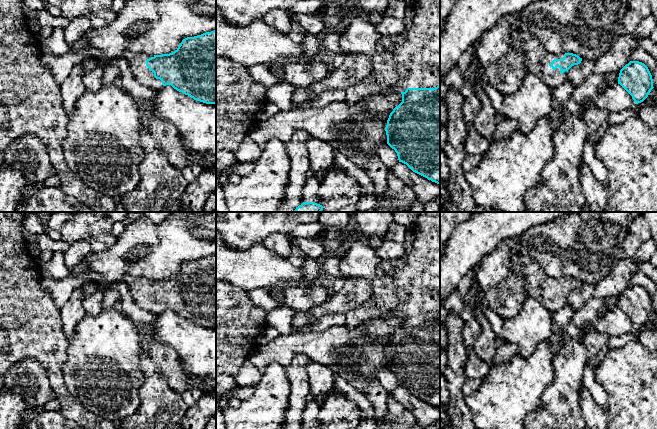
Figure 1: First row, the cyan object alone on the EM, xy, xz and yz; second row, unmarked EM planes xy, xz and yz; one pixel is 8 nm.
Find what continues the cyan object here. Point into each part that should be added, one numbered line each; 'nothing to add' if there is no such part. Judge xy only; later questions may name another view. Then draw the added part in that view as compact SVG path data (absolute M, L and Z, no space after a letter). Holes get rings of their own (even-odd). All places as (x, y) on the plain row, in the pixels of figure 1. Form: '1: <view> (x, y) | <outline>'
1: xy (137, 285) | M125 277L124 281L127 283L138 306L157 314L163 311L161 304L156 303L154 297L146 290L146 284L154 281L154 279L144 277Z

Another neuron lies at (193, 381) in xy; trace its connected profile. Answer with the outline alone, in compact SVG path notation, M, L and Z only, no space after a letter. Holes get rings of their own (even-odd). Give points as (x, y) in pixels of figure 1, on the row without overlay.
M184 371L184 373L188 377L188 388L199 388L204 392L204 394L216 393L216 389L214 387L204 384L201 377L197 377L187 371Z

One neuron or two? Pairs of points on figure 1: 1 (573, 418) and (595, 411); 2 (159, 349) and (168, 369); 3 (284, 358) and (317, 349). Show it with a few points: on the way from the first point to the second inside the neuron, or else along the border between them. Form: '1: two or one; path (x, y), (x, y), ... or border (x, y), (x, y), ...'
1: two; border (579, 392), (579, 407), (584, 418)
2: one; path (162, 354), (162, 359), (167, 364)
3: one; path (291, 350), (293, 348), (309, 348)

